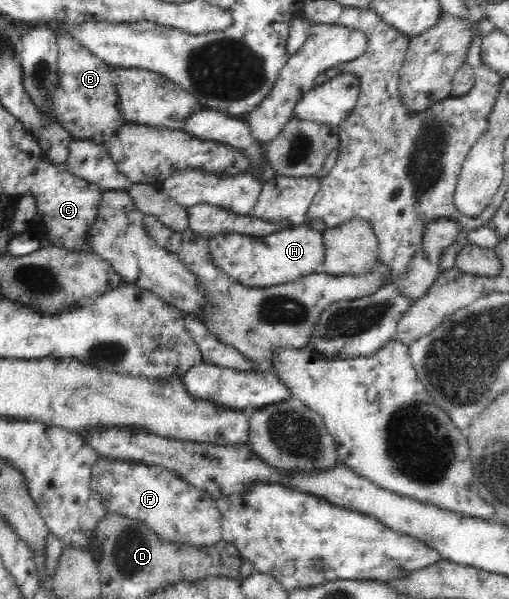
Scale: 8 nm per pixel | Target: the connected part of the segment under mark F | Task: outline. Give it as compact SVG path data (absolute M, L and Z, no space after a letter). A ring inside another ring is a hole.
M99 456L92 467L90 488L100 500L107 513L121 514L147 524L162 541L177 544L195 545L196 547L211 547L221 541L221 512L215 506L214 497L205 490L187 483L177 472L158 465L143 465L141 463L123 460L111 460Z

